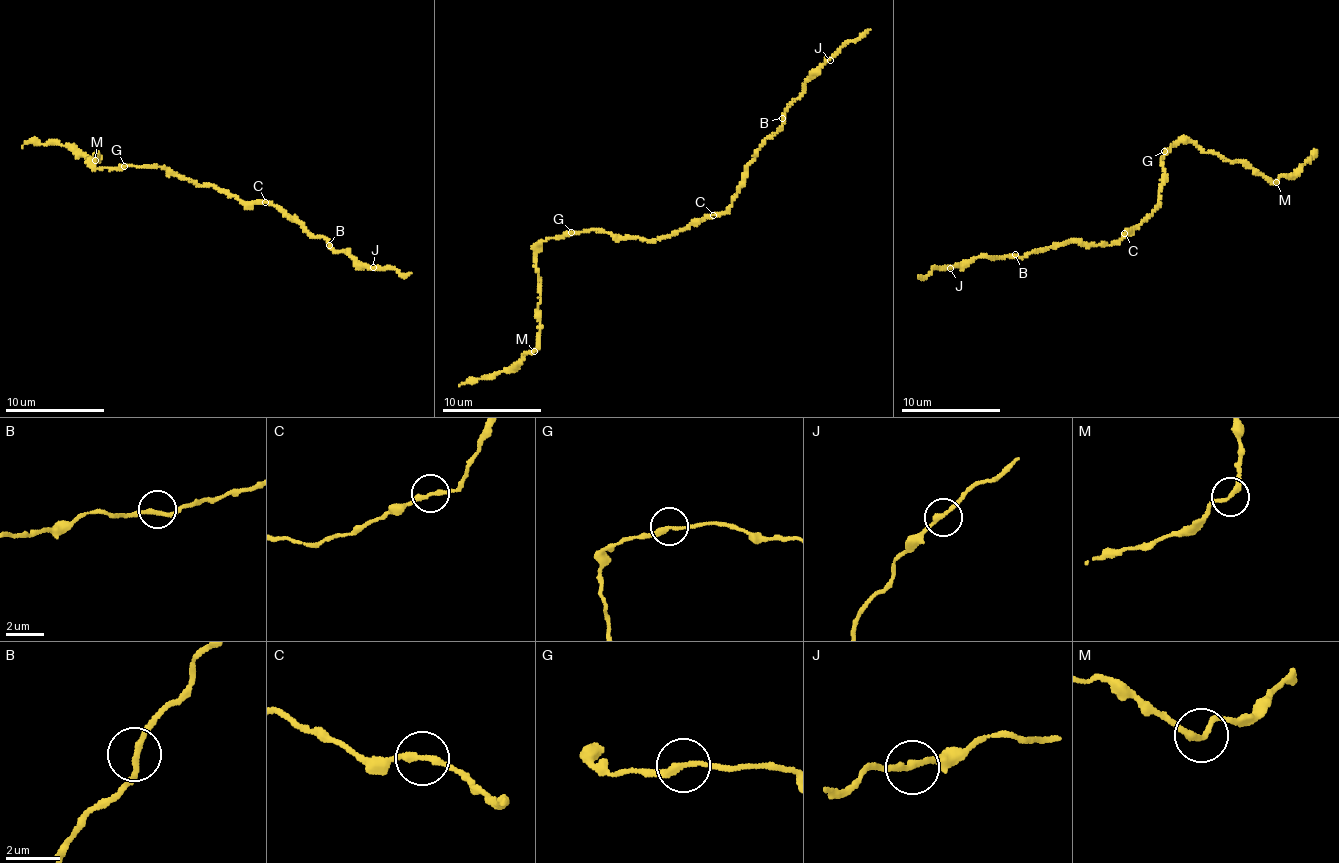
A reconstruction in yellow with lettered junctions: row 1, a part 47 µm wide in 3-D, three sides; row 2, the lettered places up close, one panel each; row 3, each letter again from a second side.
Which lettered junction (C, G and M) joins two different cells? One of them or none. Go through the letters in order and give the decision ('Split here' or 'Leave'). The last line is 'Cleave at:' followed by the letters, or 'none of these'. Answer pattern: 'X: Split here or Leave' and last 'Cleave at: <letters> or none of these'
C: Split here
G: Leave
M: Leave
Cleave at: C

